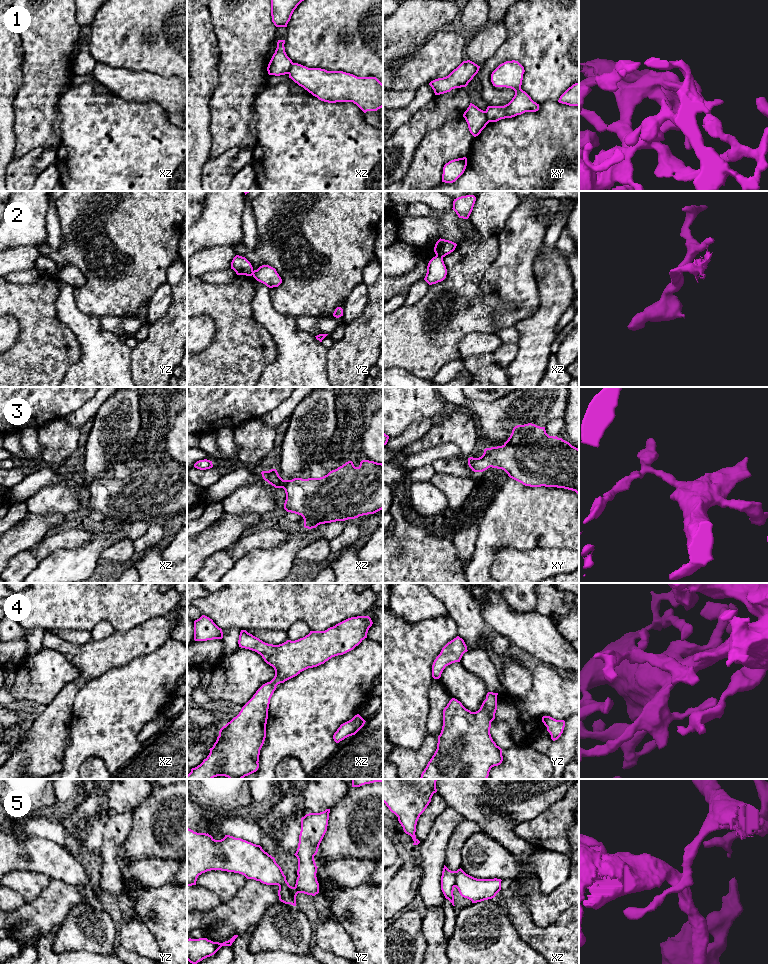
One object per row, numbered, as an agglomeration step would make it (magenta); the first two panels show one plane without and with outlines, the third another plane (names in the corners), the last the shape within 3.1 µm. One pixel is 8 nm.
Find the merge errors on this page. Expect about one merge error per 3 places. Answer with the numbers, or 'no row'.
1, 2, 5

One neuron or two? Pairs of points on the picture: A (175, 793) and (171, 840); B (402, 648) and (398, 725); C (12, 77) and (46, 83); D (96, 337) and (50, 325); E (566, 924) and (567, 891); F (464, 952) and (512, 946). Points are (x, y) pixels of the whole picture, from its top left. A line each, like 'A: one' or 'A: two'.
A: one
B: one
C: two
D: two
E: two
F: one

